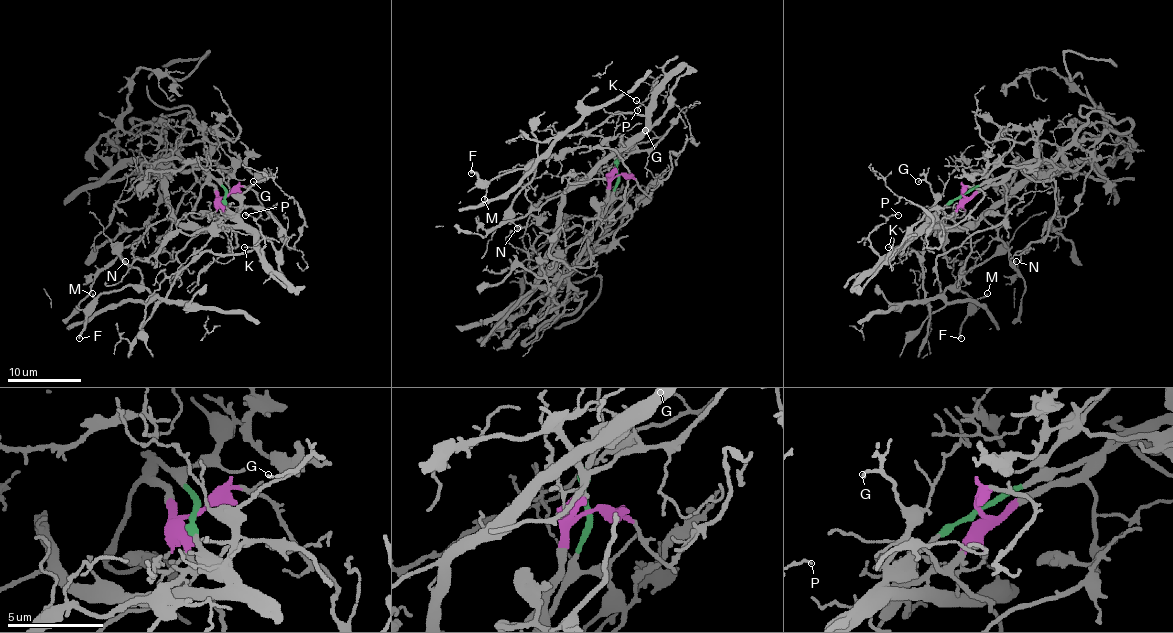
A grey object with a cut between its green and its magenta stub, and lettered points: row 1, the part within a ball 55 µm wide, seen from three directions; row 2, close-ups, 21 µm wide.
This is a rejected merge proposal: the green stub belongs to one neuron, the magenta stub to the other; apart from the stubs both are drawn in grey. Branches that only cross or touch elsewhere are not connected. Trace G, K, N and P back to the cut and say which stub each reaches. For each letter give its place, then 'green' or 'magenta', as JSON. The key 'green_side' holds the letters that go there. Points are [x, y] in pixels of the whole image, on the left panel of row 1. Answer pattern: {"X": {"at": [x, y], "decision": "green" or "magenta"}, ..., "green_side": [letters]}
{"G": {"at": [253, 181], "decision": "green"}, "K": {"at": [244, 247], "decision": "green"}, "N": {"at": [125, 261], "decision": "green"}, "P": {"at": [245, 215], "decision": "green"}, "green_side": ["G", "K", "N", "P"]}

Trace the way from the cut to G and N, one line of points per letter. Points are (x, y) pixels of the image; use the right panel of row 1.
G: (963, 194), (932, 212), (934, 194), (928, 183), (923, 179), (917, 181)
N: (963, 194), (945, 207), (934, 223), (970, 227), (983, 218), (1016, 262)

